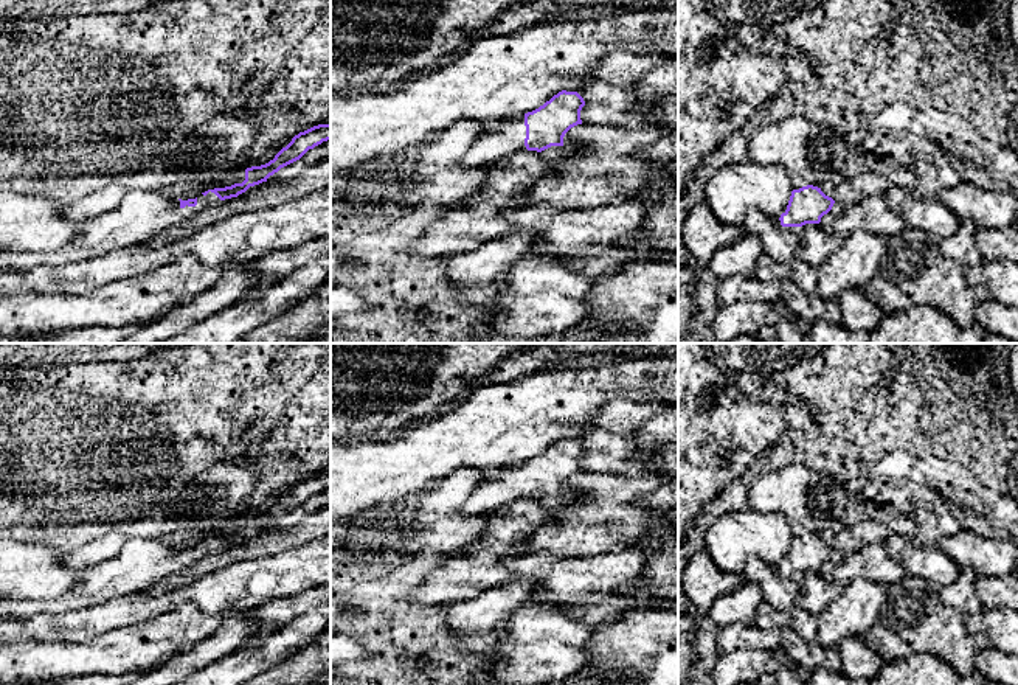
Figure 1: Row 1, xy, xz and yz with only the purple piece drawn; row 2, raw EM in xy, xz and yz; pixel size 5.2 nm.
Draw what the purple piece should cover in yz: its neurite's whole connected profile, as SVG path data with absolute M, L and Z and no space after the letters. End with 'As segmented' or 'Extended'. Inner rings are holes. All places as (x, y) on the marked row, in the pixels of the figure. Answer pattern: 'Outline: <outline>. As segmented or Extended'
Outline: M807 185L793 190L787 210L781 214L782 227L801 228L805 224L819 224L824 214L841 214L844 207L826 196L821 188Z. Extended

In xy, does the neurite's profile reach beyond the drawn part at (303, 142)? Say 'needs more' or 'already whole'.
needs more

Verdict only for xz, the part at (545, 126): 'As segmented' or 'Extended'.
Extended

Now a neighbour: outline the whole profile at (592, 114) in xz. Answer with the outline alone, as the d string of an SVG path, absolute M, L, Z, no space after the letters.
M615 53L602 59L601 65L591 73L593 81L577 90L585 101L580 110L582 123L611 124L628 130L649 129L653 121L653 115L649 110L660 104L656 99L636 96L635 87L646 71L667 64L678 65L678 56L660 53Z

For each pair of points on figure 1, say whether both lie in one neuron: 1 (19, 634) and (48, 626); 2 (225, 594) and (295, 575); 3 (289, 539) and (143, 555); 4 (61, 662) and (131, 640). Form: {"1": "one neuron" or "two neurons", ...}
{"1": "one neuron", "2": "one neuron", "3": "two neurons", "4": "one neuron"}

